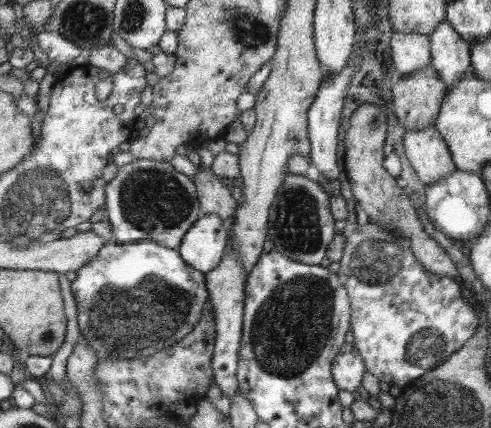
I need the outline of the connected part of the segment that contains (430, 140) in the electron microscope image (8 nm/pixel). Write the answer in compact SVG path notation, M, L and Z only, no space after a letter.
M434 126L405 130L402 139L404 154L424 185L456 170L448 146Z

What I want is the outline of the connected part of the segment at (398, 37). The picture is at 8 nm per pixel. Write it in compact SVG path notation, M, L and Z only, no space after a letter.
M389 30L390 58L398 75L413 73L425 65L430 65L427 35L421 33L395 33Z

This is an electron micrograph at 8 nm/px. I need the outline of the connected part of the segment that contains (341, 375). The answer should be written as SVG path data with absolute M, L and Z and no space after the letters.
M352 344L341 346L332 363L332 380L337 388L355 394L365 372L363 360Z

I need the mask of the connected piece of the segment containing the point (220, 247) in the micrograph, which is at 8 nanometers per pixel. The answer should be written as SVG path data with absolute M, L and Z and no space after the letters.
M201 214L176 248L185 264L204 273L217 267L228 244L226 224L217 214Z

